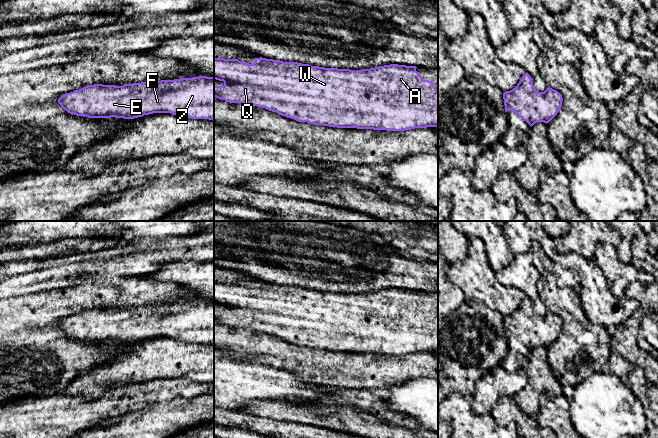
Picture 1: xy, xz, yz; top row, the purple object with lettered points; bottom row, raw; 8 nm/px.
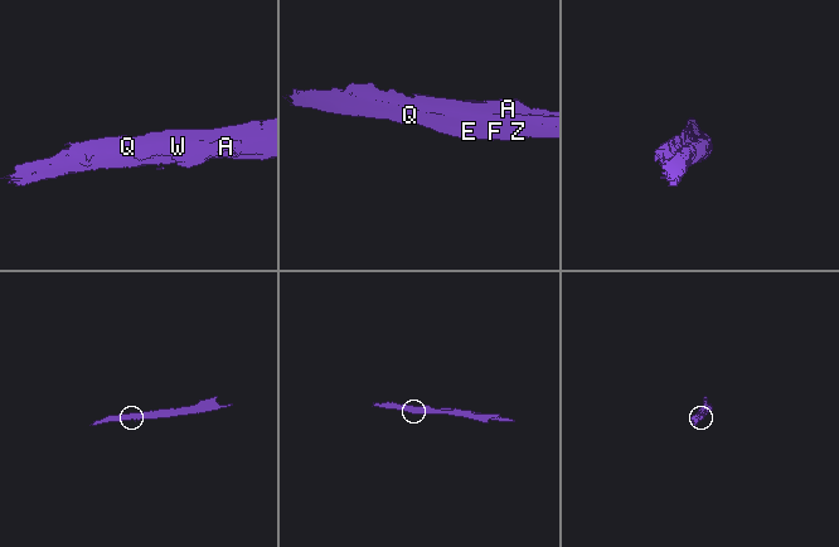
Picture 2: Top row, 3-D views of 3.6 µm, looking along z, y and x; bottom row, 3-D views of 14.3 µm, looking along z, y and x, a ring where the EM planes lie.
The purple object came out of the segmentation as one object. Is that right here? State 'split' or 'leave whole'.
leave whole

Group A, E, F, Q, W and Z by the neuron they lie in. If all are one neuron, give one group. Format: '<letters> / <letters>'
A E F Q W Z

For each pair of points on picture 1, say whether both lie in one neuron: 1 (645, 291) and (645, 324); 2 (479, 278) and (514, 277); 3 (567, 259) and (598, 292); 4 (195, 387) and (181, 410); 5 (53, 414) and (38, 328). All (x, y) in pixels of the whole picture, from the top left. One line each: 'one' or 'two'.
1: one
2: two
3: one
4: two
5: two

